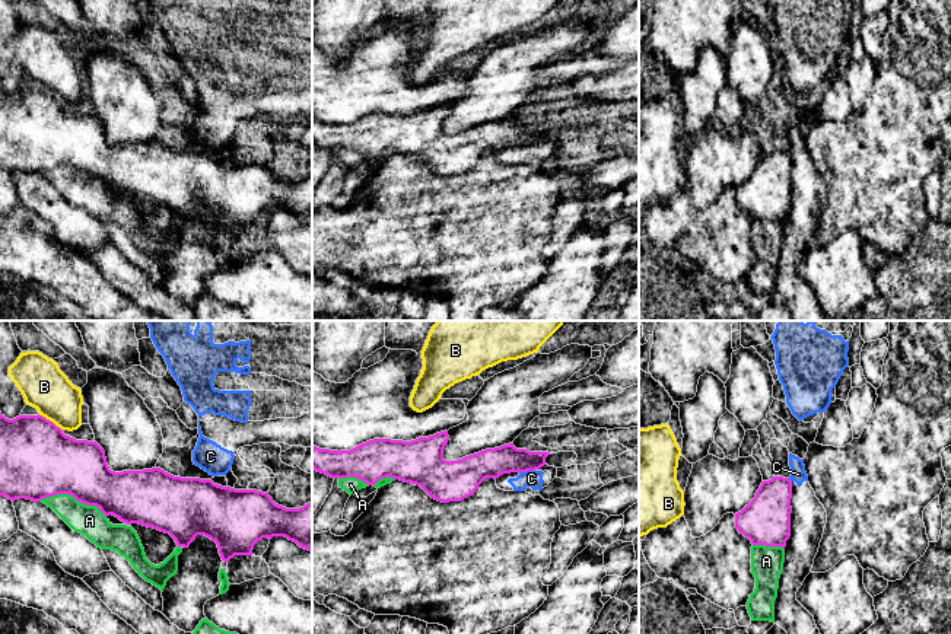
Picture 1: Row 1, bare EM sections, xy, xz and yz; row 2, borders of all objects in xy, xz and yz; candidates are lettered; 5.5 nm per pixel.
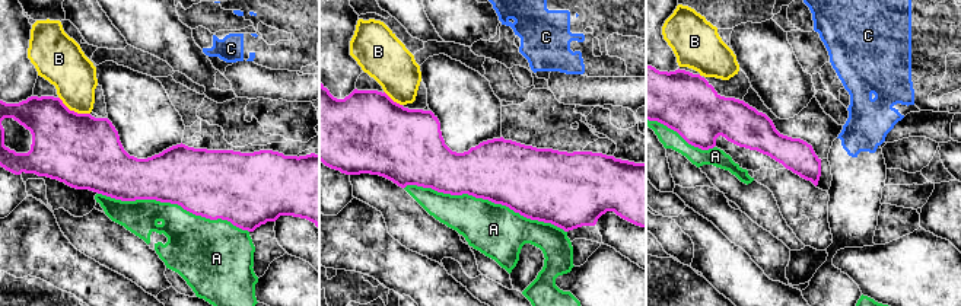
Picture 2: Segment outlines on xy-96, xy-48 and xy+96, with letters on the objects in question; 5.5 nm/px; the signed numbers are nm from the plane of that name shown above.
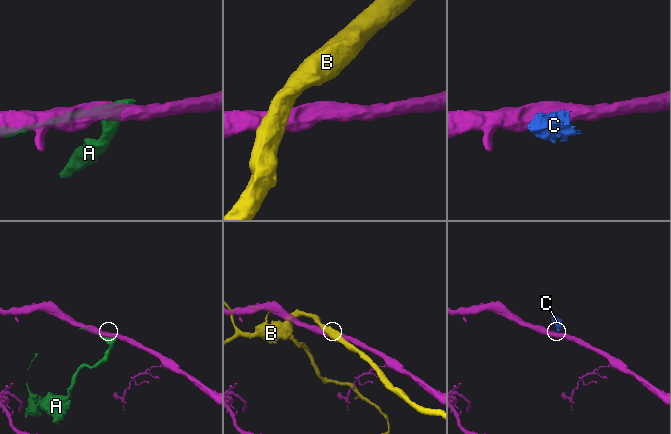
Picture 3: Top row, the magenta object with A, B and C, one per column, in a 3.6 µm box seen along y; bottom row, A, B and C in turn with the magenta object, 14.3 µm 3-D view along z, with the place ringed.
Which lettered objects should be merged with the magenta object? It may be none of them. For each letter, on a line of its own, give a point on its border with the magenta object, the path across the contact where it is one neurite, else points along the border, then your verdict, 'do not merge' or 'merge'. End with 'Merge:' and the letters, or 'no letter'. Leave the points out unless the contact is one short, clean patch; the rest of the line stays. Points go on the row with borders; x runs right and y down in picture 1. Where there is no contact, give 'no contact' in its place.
A: contact xy (73, 496); do not merge
B: contact xy (48, 420); do not merge
C: contact xz (527, 470); border xz (534, 470), (519, 472); do not merge
Merge: no letter

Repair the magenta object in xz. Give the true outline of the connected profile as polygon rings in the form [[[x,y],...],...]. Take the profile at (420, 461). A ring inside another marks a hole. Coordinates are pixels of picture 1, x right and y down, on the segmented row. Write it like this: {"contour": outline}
{"contour": [[[448,431],[411,442],[373,439],[350,450],[319,449],[312,445],[312,468],[331,478],[354,477],[375,485],[381,478],[391,477],[404,482],[420,485],[432,498],[449,503],[461,501],[476,493],[486,478],[499,478],[503,474],[535,471],[547,465],[548,452],[529,452],[516,449],[513,443],[486,449],[458,461],[445,461],[443,449],[449,440]]]}

